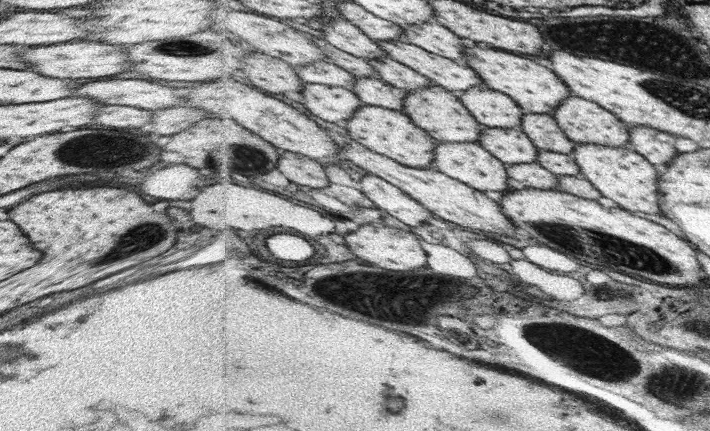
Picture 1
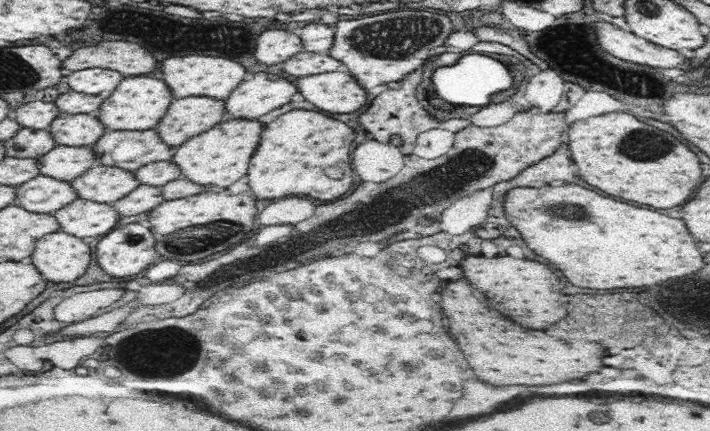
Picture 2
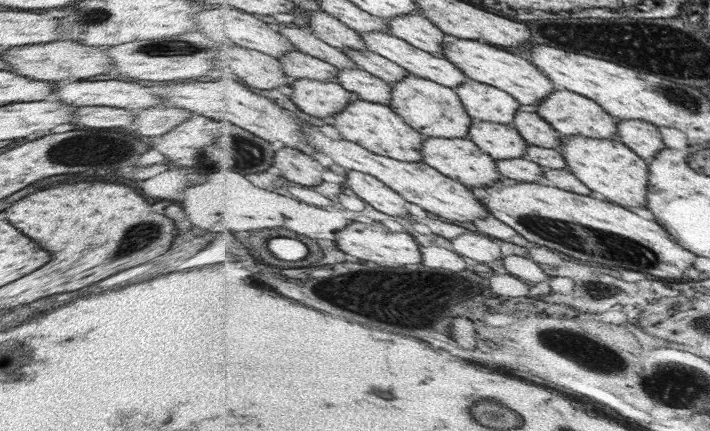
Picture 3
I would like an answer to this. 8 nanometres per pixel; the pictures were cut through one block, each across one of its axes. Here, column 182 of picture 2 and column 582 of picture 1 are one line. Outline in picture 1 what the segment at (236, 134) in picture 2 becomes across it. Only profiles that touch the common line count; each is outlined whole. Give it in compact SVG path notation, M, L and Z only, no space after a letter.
M580 143L570 154L583 170L583 178L606 196L619 204L620 208L646 214L663 215L660 207L659 170L641 153L626 147L611 147L601 144Z

